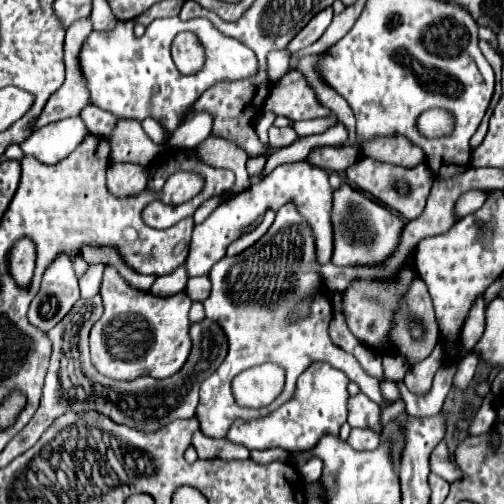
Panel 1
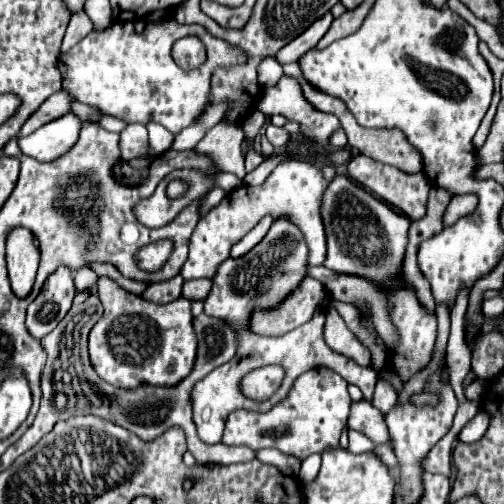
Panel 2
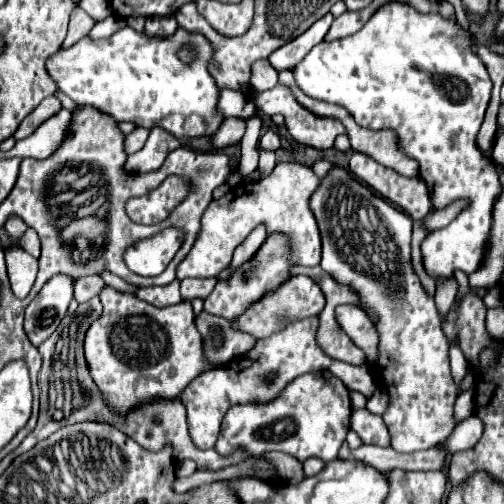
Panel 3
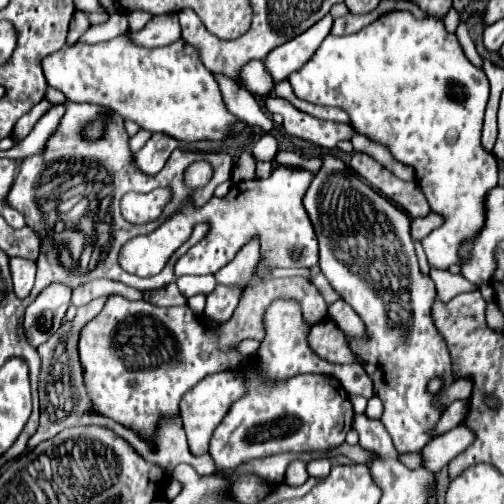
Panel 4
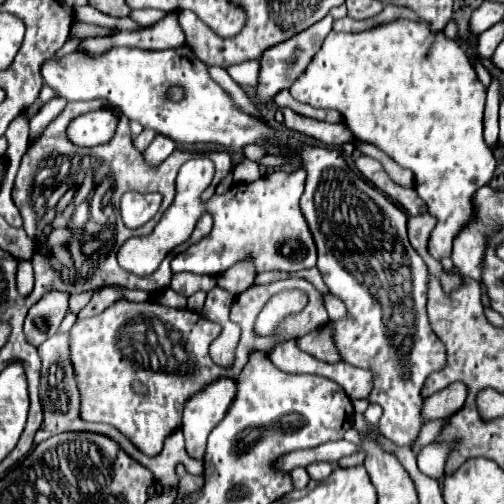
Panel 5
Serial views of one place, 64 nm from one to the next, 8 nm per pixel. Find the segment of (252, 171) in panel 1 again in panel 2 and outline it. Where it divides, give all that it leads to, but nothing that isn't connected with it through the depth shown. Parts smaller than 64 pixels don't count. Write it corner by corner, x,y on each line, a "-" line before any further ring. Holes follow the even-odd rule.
248,144
248,152
246,152
246,172
252,172
254,168
258,168
264,162
264,158
252,148
252,144

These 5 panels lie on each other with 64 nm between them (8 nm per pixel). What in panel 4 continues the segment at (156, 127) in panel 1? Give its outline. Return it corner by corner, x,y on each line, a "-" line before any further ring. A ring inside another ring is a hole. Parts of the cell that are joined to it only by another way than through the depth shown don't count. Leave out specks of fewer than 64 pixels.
156,132
146,142
146,146
132,156
134,166
146,174
158,174
162,170
162,166
166,164
168,156
172,154
172,150
176,150
176,148
178,148
178,140
172,140
170,136

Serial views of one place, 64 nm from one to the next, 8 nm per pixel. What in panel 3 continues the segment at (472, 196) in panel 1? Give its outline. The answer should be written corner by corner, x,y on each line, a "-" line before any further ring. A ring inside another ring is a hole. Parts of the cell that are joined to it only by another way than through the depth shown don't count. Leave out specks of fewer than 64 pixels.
458,200
458,202
452,202
448,208
442,208
442,210
436,210
432,214
428,214
424,218
424,226
428,230
438,230
438,228
444,228
448,226
458,214
460,214
460,208
466,208
468,206
468,200

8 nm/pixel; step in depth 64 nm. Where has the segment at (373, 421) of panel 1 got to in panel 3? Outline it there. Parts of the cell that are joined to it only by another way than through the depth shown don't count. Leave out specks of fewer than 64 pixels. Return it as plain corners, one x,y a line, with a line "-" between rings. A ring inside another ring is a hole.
354,408
350,416
350,428
362,438
364,444
388,446
390,434
382,416
372,414
368,408

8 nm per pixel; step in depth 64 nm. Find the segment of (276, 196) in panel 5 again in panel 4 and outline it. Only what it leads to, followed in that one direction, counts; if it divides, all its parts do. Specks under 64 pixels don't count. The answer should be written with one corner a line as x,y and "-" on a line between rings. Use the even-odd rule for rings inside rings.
278,166
266,180
248,180
238,182
230,188
224,198
212,198
206,206
200,208
204,212
204,224
210,226
208,234
192,246
174,266
176,278
180,276
202,276
216,274
224,268
236,252
254,236
260,238
260,256
262,266
270,268
312,268
318,264
318,240
308,220
308,212
302,204
304,192
308,192
308,184
312,182
312,172
304,168

